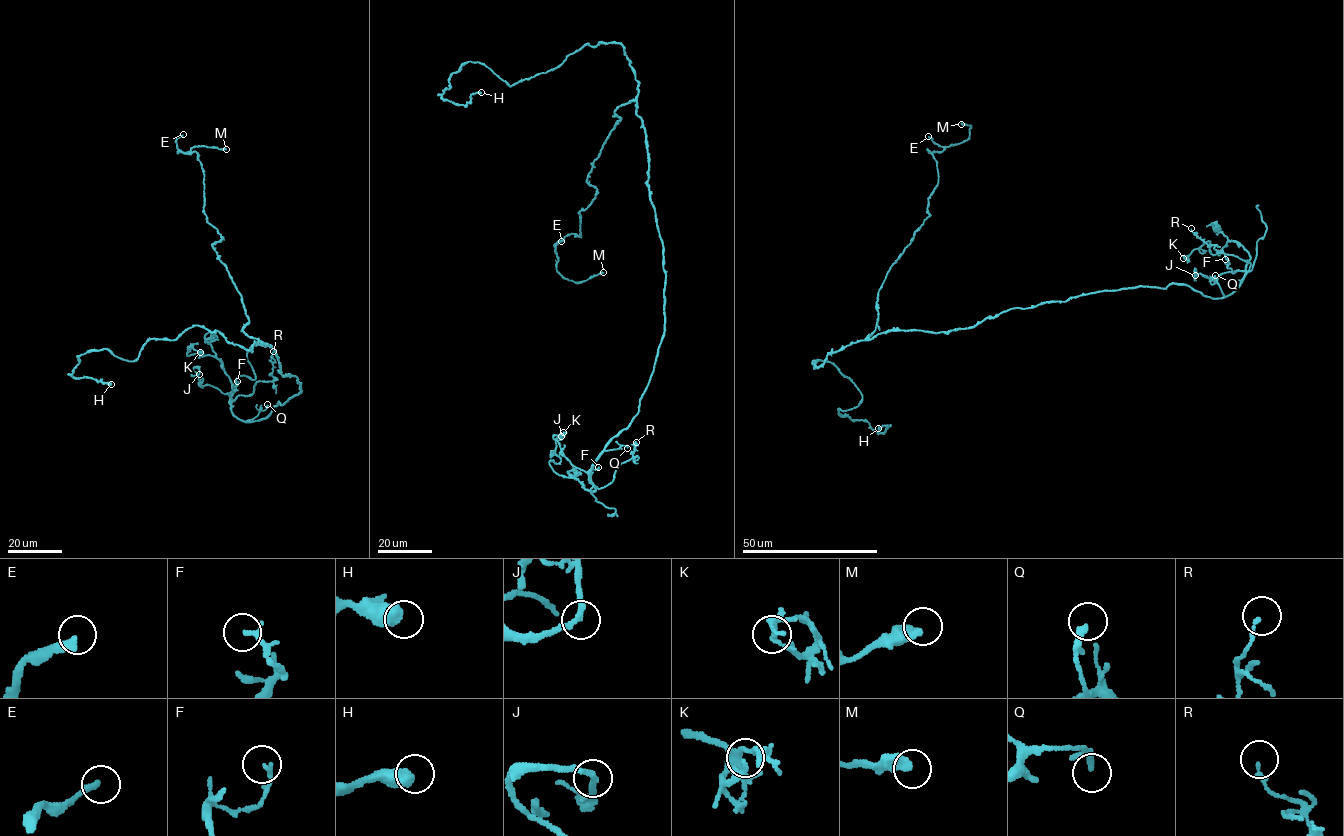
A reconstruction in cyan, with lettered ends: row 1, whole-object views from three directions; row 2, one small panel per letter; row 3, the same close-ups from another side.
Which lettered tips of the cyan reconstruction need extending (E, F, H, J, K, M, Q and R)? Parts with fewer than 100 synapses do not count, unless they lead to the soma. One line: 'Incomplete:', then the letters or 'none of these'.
Incomplete: none of these

